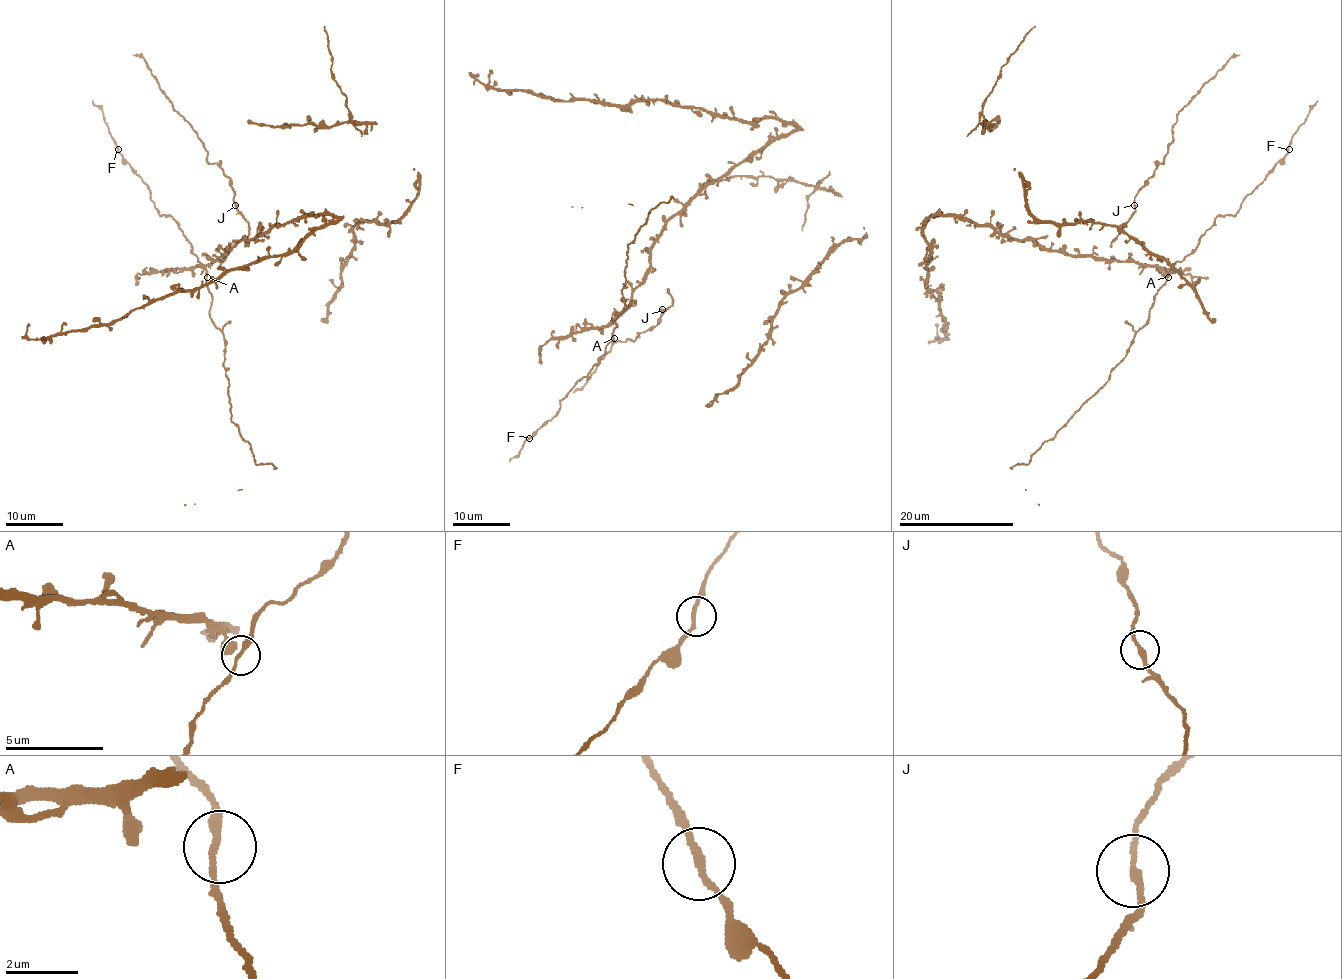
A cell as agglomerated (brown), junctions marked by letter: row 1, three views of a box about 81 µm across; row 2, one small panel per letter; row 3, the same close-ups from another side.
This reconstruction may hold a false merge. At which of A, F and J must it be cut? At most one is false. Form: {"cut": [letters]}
{"cut": []}

